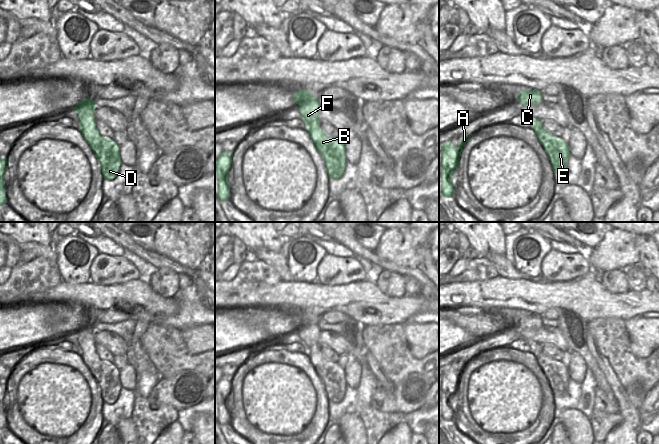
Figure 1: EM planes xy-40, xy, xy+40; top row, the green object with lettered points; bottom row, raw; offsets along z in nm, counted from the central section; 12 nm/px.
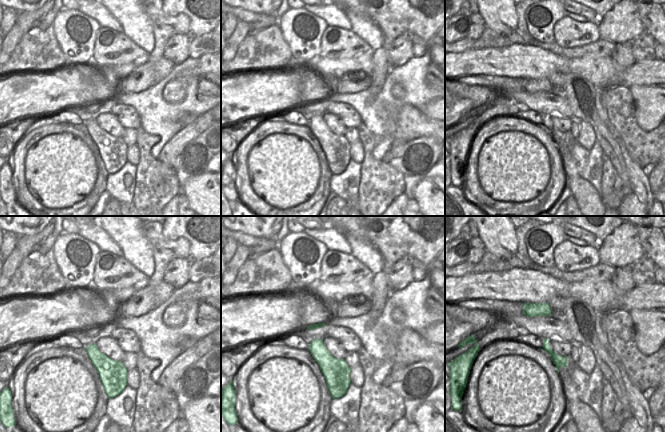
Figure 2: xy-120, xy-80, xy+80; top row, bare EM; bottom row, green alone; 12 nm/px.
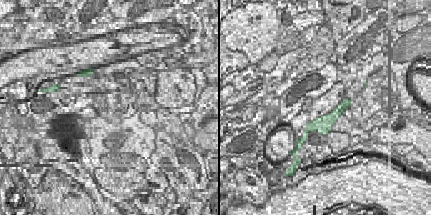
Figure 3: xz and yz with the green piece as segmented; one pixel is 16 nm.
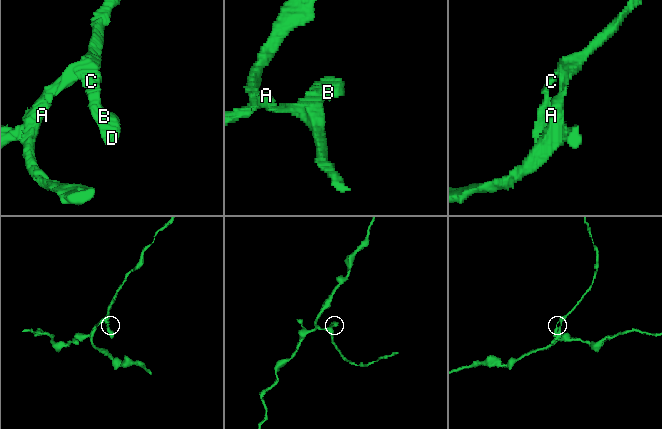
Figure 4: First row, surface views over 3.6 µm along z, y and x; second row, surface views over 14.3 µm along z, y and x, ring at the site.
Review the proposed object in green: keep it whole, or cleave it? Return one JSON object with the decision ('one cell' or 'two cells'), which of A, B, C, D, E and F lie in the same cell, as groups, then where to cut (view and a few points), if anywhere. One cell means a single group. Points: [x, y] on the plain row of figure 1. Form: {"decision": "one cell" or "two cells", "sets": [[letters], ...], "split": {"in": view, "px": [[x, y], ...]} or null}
{"decision": "one cell", "sets": [["A", "B", "C", "D", "E", "F"]], "split": null}

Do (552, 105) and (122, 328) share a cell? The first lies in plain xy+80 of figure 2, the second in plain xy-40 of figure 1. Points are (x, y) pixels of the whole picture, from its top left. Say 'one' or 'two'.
two

